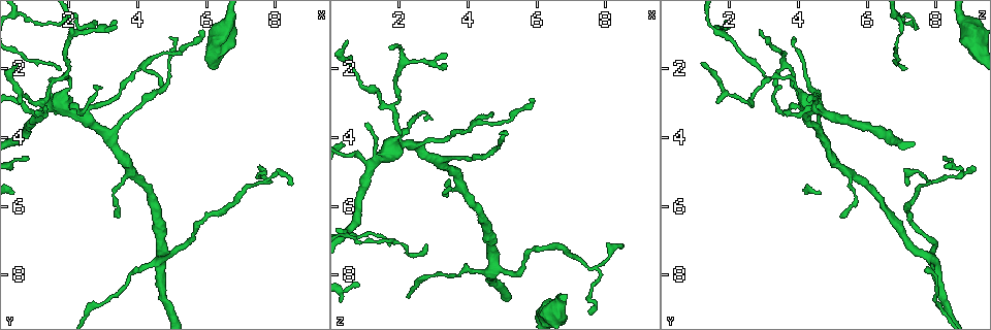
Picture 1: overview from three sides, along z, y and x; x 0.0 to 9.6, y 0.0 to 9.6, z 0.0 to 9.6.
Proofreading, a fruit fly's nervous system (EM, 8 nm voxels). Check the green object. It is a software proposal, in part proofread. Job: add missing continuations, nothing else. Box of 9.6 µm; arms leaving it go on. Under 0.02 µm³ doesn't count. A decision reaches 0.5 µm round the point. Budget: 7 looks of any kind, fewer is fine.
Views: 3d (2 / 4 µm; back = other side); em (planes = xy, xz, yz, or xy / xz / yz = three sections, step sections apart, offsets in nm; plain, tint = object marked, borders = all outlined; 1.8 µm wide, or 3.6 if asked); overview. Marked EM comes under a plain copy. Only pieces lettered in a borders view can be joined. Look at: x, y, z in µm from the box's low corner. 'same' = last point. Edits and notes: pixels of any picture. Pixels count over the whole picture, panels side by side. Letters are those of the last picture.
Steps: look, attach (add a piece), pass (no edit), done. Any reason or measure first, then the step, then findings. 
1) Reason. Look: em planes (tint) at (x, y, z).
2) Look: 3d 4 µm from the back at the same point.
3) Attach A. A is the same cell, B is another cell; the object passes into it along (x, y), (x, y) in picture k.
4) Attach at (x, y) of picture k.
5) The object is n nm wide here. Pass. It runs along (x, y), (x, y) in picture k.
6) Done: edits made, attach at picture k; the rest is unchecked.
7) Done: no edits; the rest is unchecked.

Free end. Look: 3d 2 µm at (1.05, 3.20, 3.60).

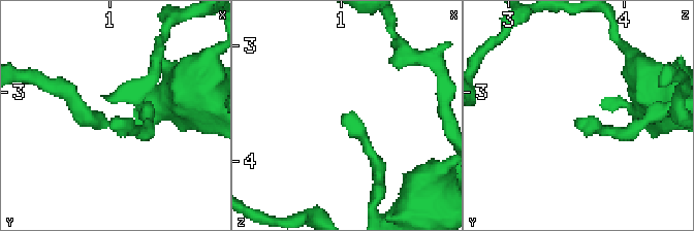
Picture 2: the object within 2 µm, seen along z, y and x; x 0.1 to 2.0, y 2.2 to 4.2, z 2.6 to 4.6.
Now the EM. Look: em 3.6 µm planes (borders) at (1.12, 3.22, 3.56).

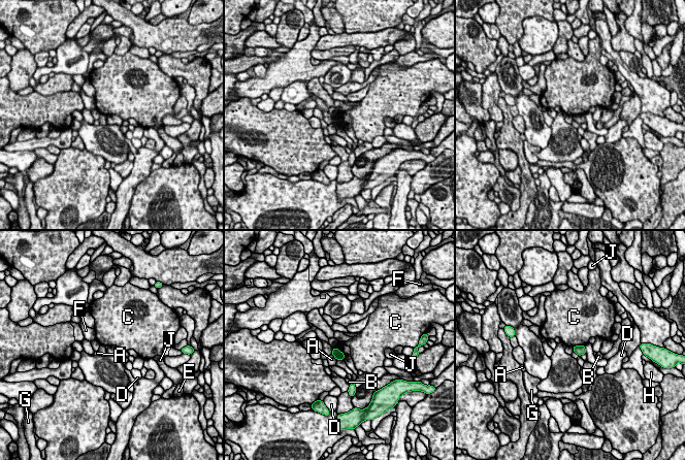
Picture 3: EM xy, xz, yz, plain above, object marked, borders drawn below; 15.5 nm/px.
Pass. A, B, C, D, E, F, G, H and J are other cells; a border runs along (336, 347), (344, 354), (344, 358) in picture 3; no lettered piece goes on from it.

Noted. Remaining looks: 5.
Branch stops here. Look: em yz step 8 (borders) at (4.85, 1.05, 3.90).

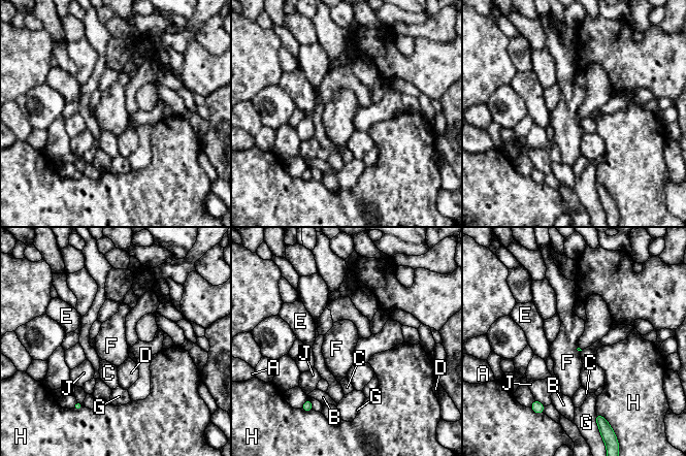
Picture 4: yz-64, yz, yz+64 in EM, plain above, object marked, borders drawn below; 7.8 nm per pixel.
Look: em planes (borders) at the same point.

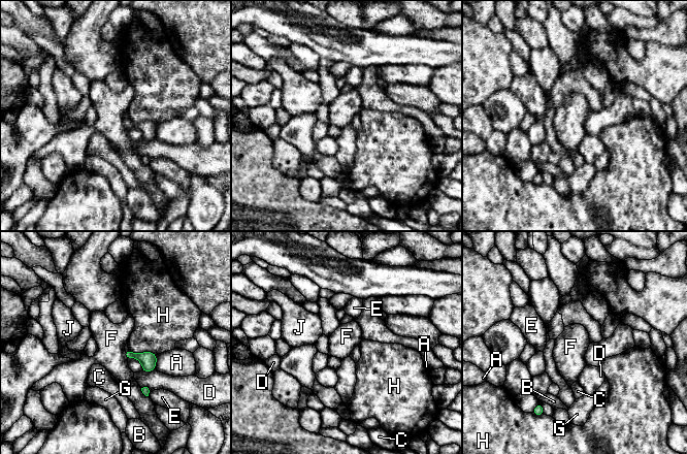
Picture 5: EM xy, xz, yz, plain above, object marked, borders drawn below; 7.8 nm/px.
The object is 70 nm wide here. Pass. A, B, C, D, E, F, G, H and J are other cells; none of them fits.

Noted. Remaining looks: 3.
Thin end. Look: 3d 2 µm at (3.40, 0.80, 1.60).

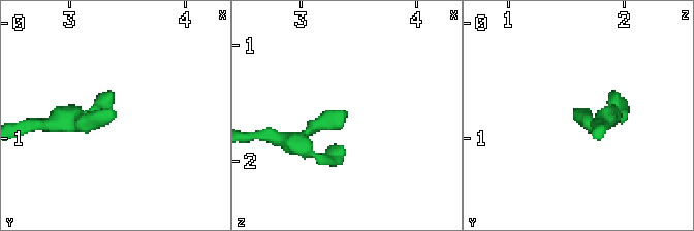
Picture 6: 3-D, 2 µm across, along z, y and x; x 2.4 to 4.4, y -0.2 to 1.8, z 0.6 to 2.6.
Now the EM. Look: em planes (borders) at (3.38, 0.72, 1.62).

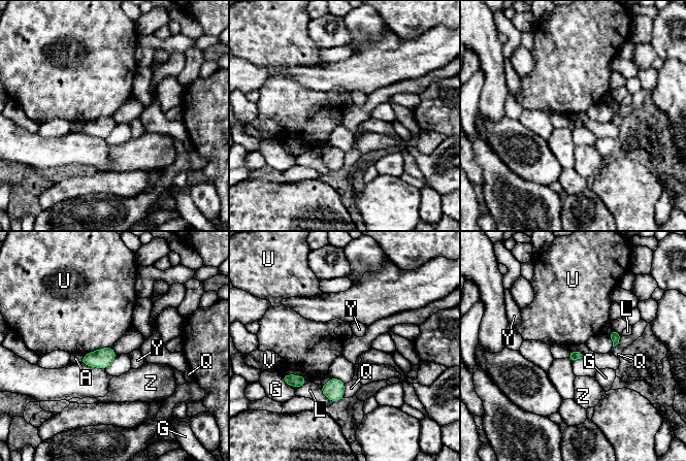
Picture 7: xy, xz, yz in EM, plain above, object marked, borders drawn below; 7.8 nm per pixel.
Pass. A, G, L, Q, U, V, Y and Z are other cells; a border runs along (111, 347), (97, 349), (84, 355) in picture 7; no lettered piece goes on from it.

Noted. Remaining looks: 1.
Done: no edits; the rest is unchecked.

